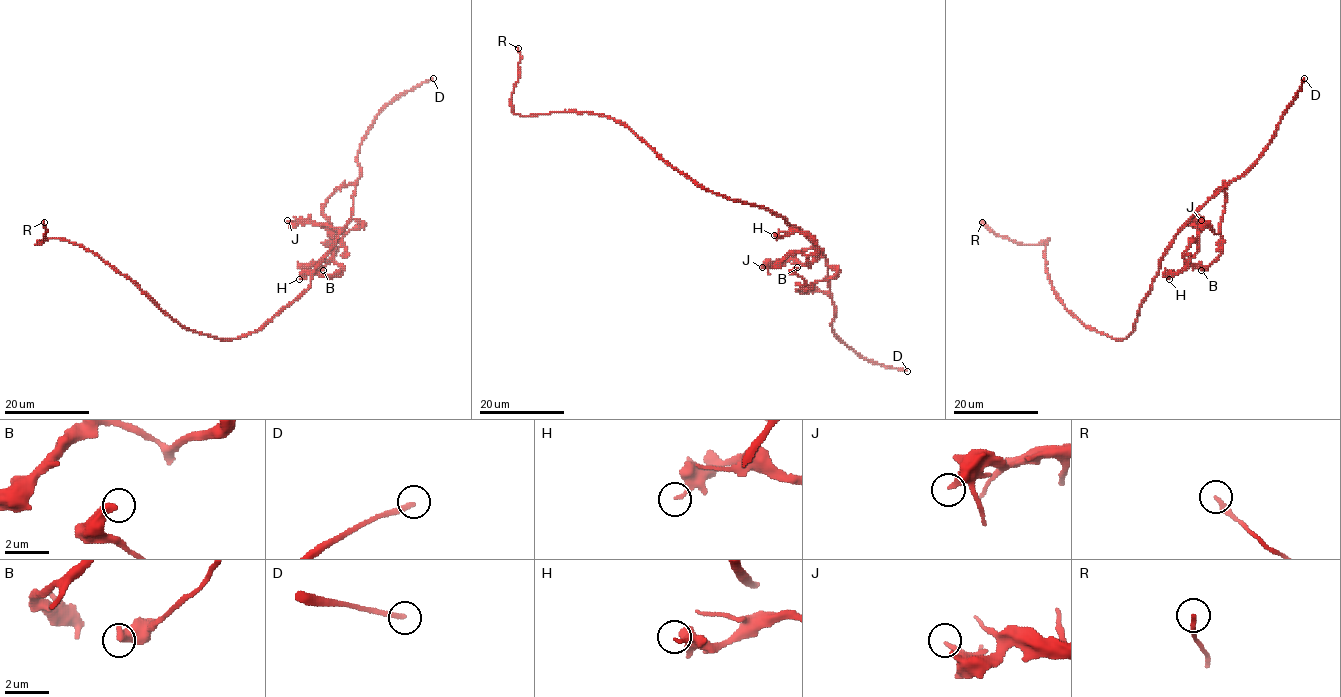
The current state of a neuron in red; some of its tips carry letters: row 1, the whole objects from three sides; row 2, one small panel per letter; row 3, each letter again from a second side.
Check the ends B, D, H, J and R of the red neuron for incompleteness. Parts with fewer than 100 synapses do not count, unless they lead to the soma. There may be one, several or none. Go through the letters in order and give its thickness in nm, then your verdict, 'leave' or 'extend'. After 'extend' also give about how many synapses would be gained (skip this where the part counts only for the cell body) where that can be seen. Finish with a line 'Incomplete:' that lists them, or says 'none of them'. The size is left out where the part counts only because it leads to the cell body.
B: 420 nm | leave
D: 240 nm | extend | 140 syn
H: 180 nm | leave
J: 240 nm | leave
R: 190 nm | leave
Incomplete: D

